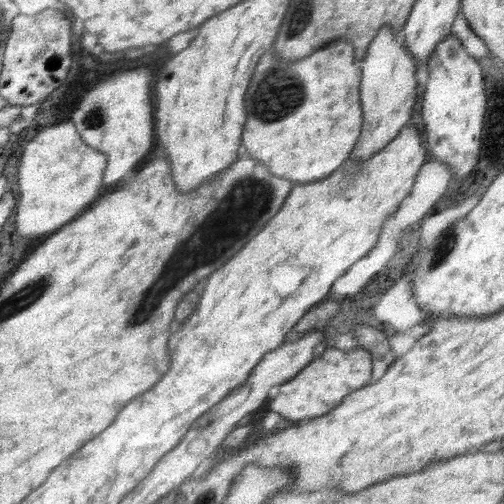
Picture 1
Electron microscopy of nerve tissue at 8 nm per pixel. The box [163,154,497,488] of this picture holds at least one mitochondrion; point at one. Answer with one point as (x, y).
(444, 249)

